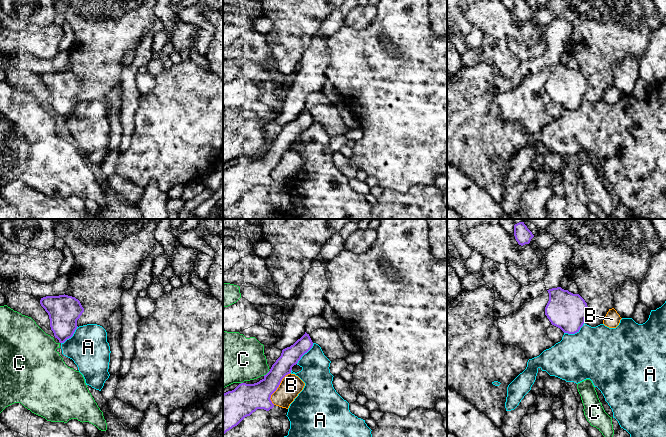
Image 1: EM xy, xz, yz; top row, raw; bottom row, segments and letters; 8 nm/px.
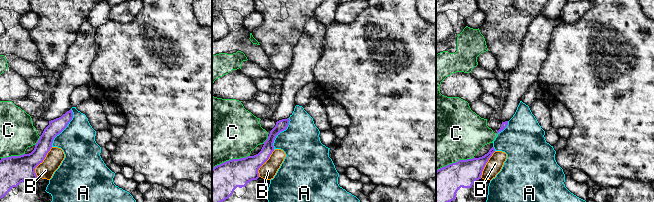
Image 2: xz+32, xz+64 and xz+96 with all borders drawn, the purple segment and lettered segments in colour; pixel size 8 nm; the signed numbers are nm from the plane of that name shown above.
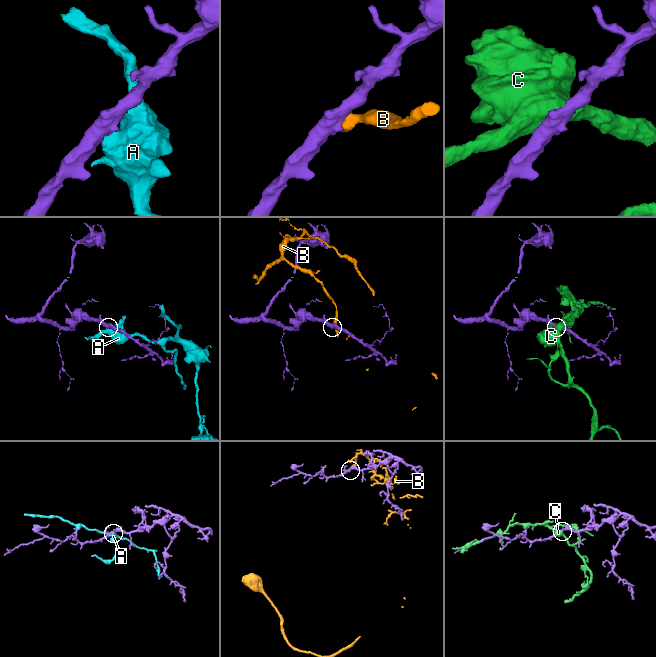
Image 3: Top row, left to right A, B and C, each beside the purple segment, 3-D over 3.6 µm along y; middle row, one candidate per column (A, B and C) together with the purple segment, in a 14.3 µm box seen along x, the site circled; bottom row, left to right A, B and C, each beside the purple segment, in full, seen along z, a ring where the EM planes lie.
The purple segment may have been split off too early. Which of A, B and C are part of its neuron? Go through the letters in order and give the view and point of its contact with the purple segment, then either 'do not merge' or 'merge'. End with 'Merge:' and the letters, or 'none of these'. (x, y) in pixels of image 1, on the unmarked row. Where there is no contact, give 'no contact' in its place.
A: meets purple in yz at (575, 108); do not merge
B: meets purple in xz at (277, 163); do not merge
C: meets purple in xz at (267, 149); do not merge
Merge: none of these

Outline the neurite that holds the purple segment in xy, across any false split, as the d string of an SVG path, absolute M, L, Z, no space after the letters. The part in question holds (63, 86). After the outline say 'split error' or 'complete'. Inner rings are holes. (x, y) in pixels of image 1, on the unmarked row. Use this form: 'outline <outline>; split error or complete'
outline M68 71L46 72L40 76L49 91L50 103L55 114L64 119L77 105L77 96L84 88L80 77Z; complete

